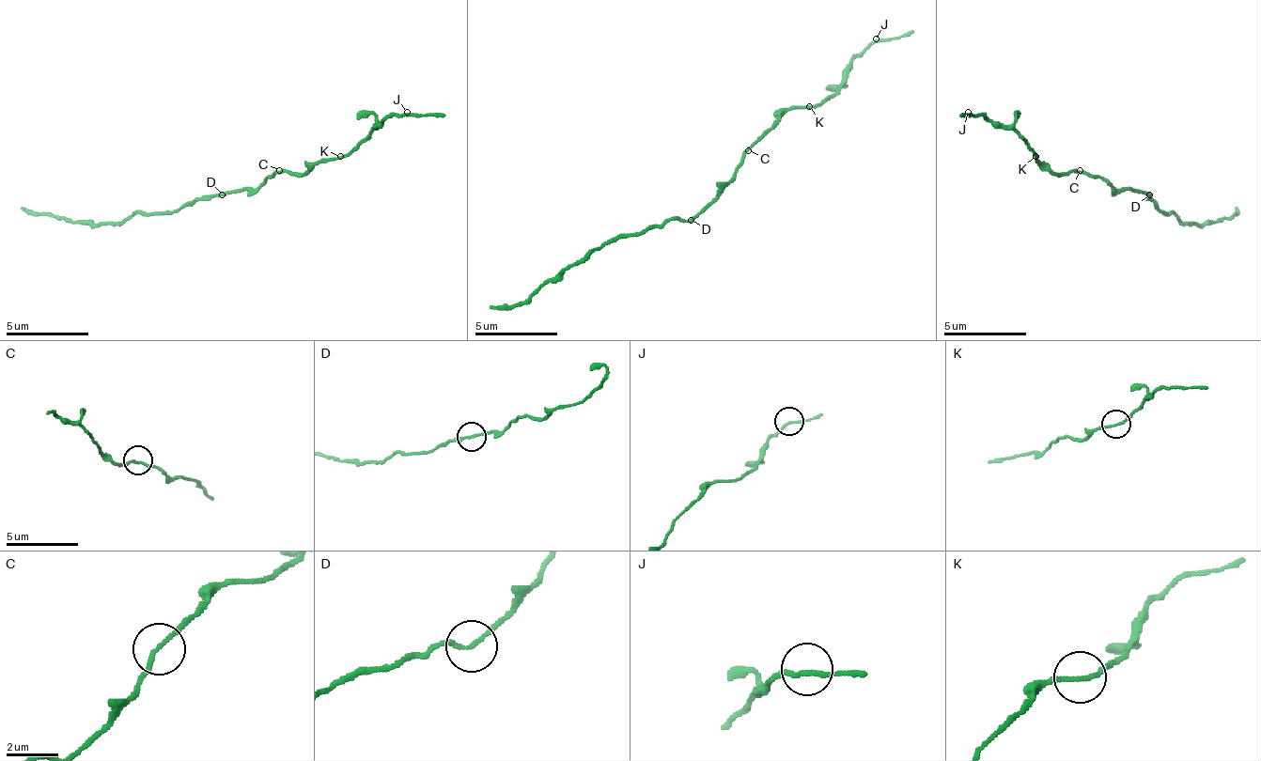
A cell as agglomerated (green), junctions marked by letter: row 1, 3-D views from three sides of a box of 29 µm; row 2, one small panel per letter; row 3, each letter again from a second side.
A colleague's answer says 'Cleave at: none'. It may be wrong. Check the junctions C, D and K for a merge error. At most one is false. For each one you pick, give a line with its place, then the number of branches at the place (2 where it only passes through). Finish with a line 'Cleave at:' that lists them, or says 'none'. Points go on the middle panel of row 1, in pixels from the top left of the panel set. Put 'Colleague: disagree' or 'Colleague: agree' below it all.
Cleave at: none
Colleague: agree

